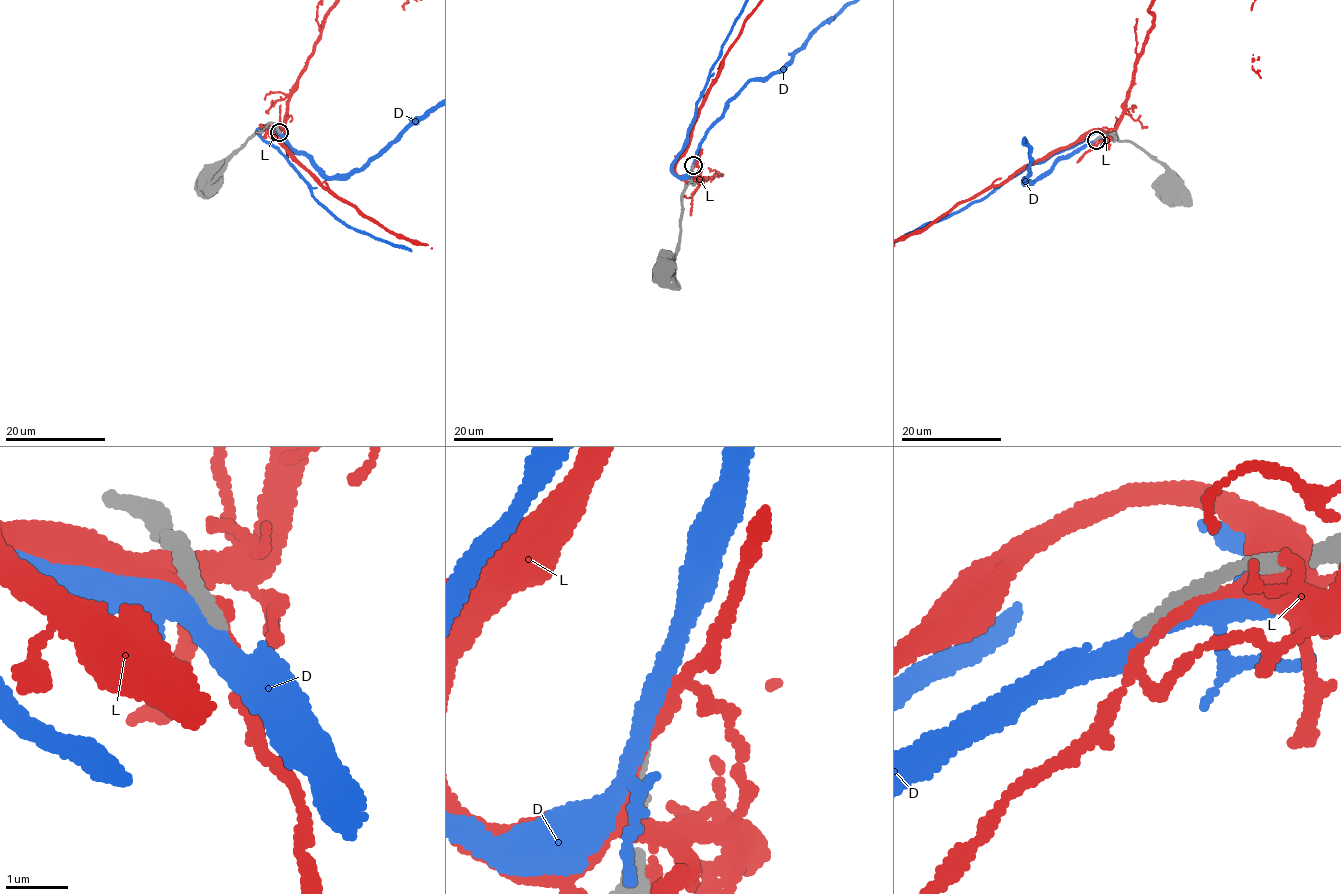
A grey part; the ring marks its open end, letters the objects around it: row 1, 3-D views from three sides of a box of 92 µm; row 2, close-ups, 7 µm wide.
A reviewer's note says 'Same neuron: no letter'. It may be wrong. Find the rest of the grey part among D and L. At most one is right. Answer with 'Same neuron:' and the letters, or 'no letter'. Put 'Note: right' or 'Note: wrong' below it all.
Same neuron: D
Note: wrong

